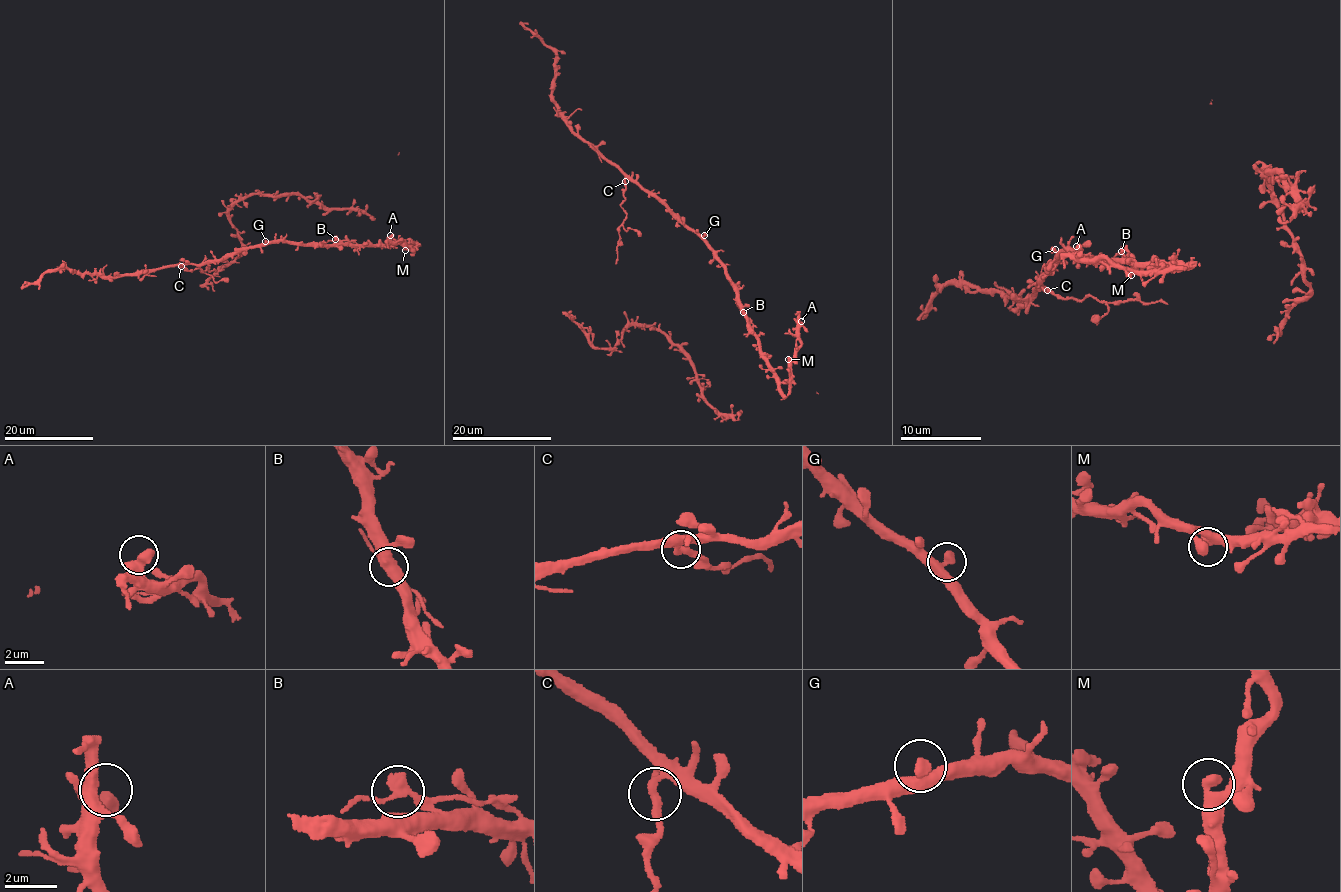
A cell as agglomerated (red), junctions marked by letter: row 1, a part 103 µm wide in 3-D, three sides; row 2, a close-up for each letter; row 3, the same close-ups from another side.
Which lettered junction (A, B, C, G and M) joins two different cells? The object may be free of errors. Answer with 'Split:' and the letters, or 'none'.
Split: C

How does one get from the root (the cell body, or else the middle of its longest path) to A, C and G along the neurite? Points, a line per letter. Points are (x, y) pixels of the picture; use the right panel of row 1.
A: (1101, 301), (1056, 298), (1035, 286), (1067, 252), (1175, 263), (1128, 271), (1084, 260), (1076, 246)
C: (1101, 301), (1091, 296), (1082, 300), (1056, 298), (1048, 289)
G: (1101, 301), (1091, 296), (1082, 300), (1056, 298), (1035, 286), (1043, 283), (1050, 272), (1055, 261), (1055, 249)

